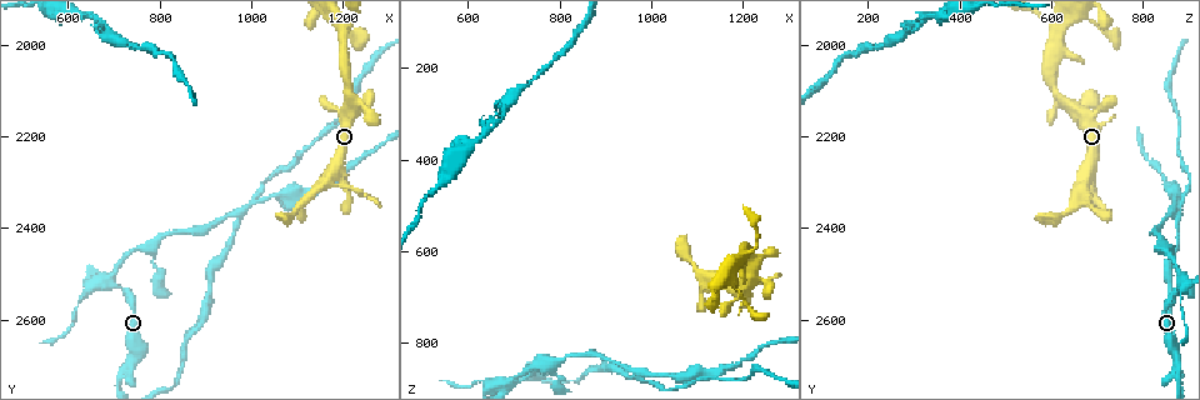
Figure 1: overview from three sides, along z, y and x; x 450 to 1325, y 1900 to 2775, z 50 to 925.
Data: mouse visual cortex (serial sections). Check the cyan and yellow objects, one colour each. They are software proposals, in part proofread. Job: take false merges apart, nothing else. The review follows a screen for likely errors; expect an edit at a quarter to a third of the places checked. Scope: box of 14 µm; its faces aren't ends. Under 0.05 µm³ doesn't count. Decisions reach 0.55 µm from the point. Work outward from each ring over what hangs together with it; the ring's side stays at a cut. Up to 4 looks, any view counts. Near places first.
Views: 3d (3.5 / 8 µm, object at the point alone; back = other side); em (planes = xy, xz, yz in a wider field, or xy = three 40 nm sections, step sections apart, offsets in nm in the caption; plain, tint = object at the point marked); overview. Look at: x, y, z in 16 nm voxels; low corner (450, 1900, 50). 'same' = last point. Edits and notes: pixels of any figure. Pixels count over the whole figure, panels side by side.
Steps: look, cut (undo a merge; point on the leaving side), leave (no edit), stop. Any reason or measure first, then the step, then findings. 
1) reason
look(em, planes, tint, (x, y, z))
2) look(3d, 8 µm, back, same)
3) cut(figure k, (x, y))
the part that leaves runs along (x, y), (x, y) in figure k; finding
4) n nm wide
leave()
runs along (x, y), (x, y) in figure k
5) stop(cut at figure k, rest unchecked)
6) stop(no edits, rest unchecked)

look(3d, 3.5 µm, (1245, 2145, 665))

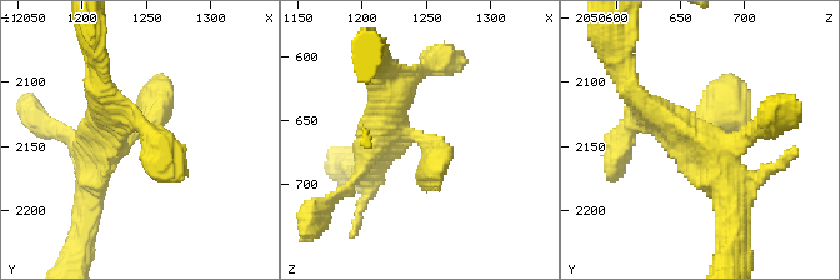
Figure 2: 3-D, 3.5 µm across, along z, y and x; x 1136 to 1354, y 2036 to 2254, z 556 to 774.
need the tissue
look(em, planes, tint, same)

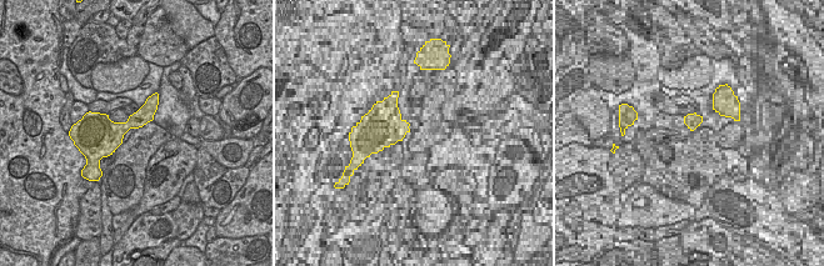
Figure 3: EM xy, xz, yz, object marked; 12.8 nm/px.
240 nm wide
leave()
runs along (91, 178), (160, 78) in figure 2; continuous, no second cell

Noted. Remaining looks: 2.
sharp bend
look(3d, 3.5 µm, (695, 2505, 885))

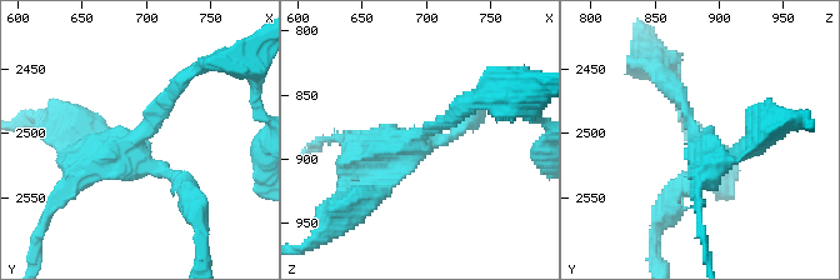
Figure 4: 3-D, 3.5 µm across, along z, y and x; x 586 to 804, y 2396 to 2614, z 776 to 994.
4 arms; arms of 200, 200, 200, 400 nm; shape alone is not enough
look(em, planes, tint, (690, 2506, 886))

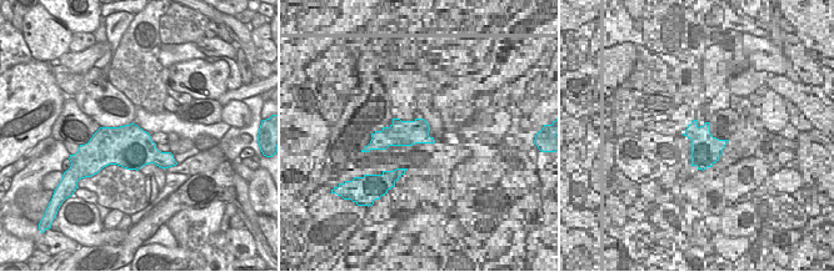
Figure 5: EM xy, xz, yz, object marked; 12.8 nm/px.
cut(figure 4, (156, 104))
the part that leaves runs along (135, 143), (174, 89), (211, 63) in figure 4; a second cell is stuck on

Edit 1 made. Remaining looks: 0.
stop(cut at figure 4, rest unchecked)

